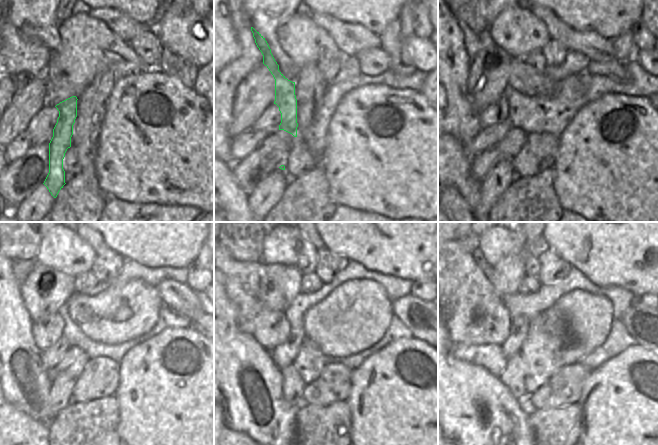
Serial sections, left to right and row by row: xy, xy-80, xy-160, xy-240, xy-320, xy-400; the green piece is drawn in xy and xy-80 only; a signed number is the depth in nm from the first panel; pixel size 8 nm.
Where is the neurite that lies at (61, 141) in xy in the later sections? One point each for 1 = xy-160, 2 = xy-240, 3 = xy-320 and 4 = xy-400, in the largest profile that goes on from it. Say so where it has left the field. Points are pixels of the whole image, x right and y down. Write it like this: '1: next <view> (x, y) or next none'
1: next xy-160 (473, 18)
2: next xy-240 (16, 242)
3: next xy-320 (244, 242)
4: next xy-400 (470, 242)

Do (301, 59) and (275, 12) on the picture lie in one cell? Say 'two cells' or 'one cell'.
two cells

